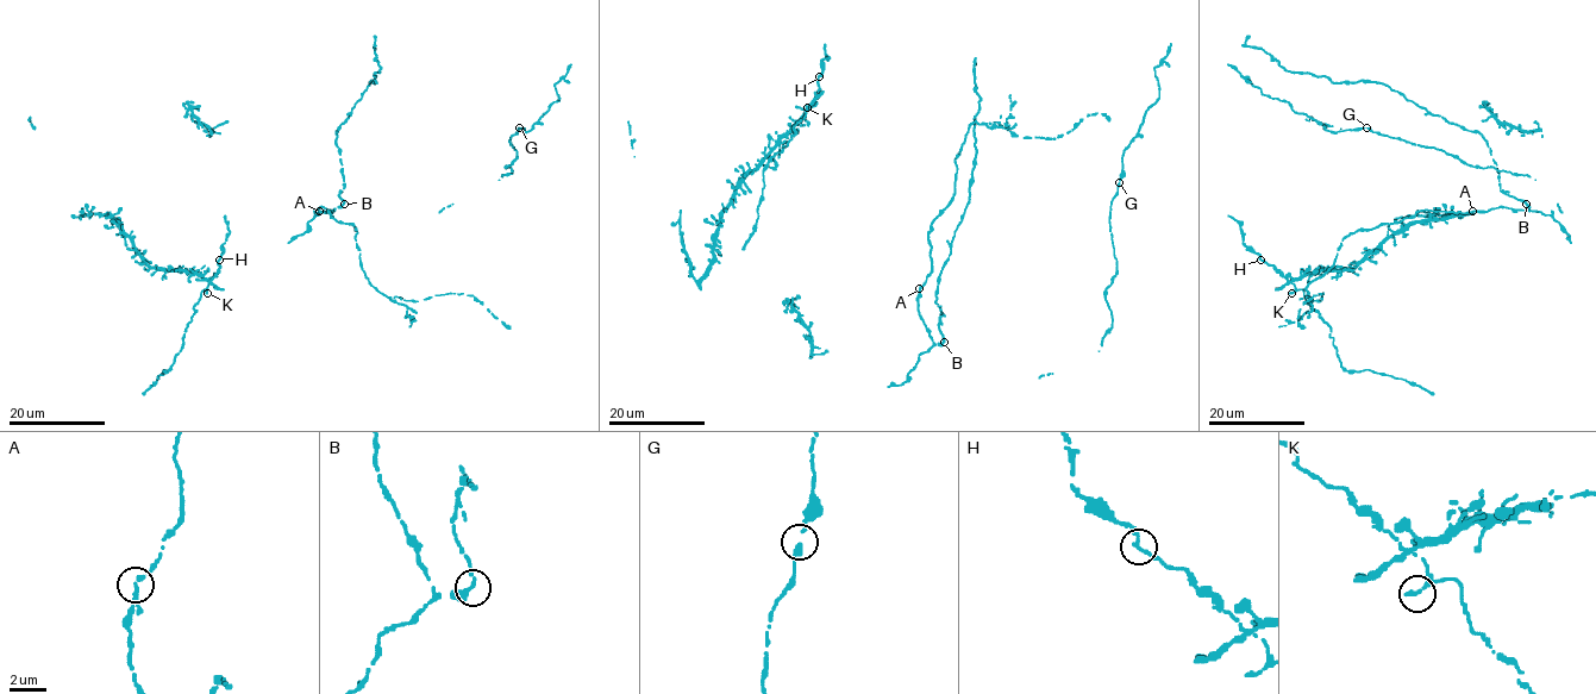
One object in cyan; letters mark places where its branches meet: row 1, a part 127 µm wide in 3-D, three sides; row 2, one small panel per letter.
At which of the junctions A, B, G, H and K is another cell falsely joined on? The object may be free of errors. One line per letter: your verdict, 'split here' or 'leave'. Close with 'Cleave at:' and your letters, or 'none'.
A: leave
B: leave
G: leave
H: leave
K: leave
Cleave at: none

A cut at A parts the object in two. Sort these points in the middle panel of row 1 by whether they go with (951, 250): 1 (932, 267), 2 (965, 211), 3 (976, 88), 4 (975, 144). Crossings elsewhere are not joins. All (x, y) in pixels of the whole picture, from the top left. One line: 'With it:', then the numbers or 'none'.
With it: 2, 3, 4

